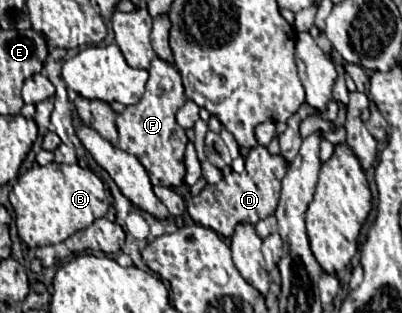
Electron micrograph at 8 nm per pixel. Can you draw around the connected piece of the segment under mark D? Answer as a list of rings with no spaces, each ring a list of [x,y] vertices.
[[[262,145],[252,147],[245,159],[245,170],[236,173],[230,166],[223,168],[220,183],[206,185],[198,195],[188,201],[188,213],[198,225],[208,227],[224,237],[230,237],[236,223],[256,223],[274,213],[280,197],[280,181],[286,175],[286,169],[288,165],[280,155],[268,153],[268,149]]]

